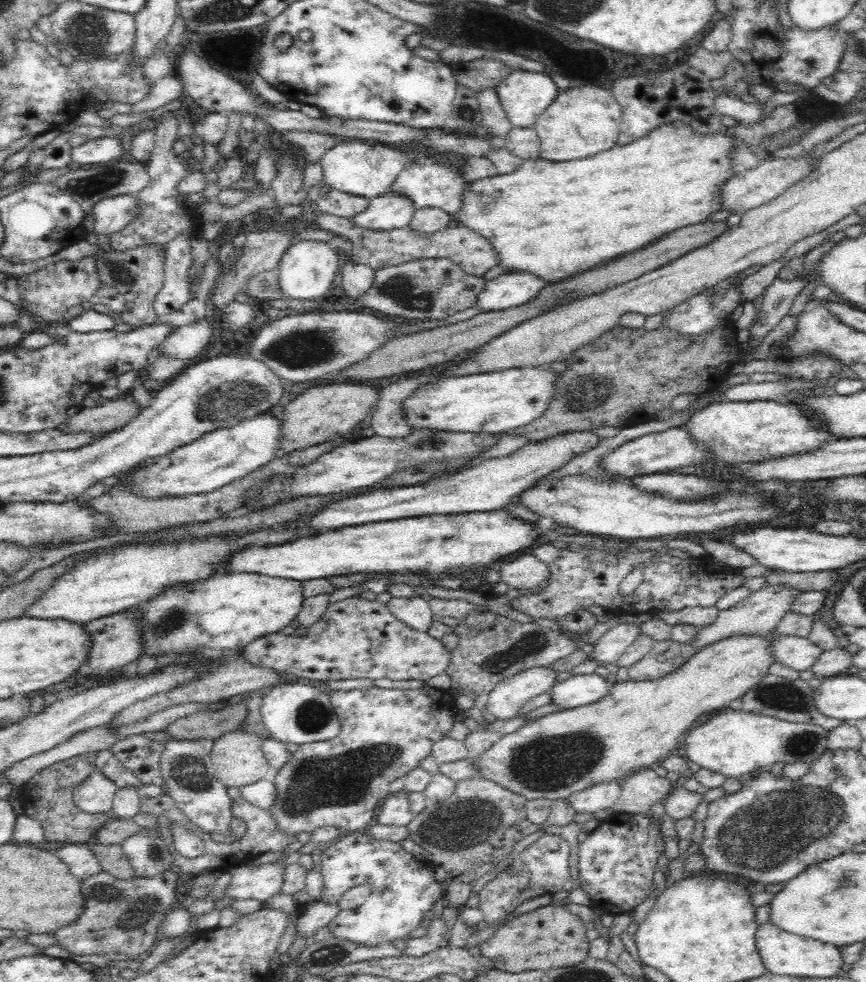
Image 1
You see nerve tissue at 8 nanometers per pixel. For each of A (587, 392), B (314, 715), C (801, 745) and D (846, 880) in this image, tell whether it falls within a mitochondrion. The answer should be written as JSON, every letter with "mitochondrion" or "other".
{"A":"mitochondrion","B":"mitochondrion","C":"mitochondrion","D":"mitochondrion"}

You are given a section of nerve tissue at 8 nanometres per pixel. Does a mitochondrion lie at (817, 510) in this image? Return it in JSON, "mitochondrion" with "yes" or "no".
{"mitochondrion":"no"}

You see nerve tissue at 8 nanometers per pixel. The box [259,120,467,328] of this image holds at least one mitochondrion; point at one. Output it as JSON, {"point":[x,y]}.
{"point":[403,288]}

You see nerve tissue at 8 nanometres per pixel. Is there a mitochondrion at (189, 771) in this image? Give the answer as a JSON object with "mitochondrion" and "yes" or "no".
{"mitochondrion":"yes"}

